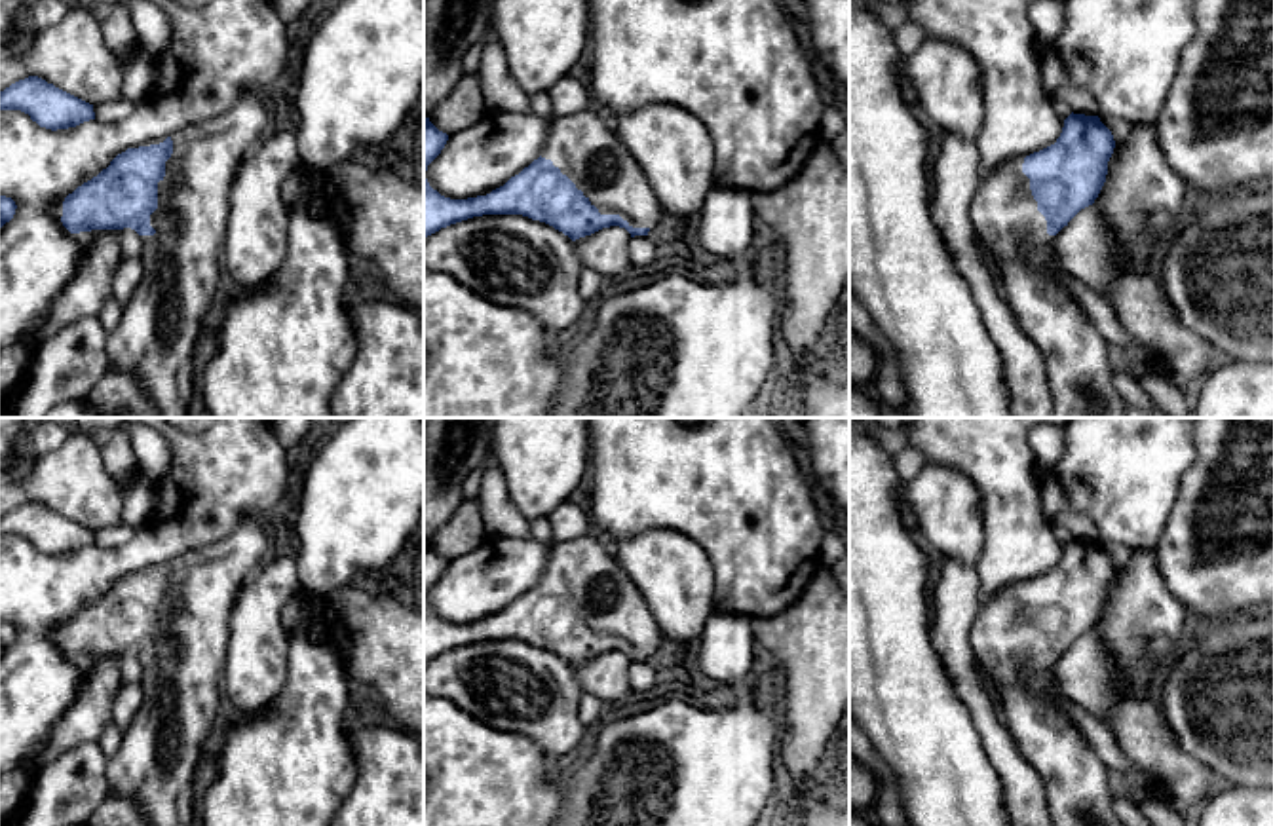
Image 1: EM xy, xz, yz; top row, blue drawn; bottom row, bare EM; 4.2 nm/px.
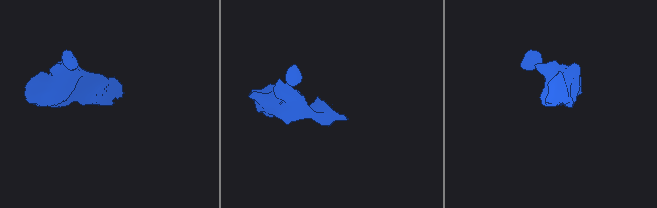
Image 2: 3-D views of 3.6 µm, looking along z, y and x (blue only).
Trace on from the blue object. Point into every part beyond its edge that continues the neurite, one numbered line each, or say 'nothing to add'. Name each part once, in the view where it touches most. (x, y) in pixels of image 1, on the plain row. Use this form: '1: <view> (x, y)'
1: xz (584, 572)

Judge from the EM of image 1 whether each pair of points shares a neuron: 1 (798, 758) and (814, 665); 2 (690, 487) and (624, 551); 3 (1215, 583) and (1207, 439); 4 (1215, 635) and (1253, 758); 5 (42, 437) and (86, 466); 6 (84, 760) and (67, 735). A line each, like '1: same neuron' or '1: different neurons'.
1: same neuron
2: different neurons
3: same neuron
4: same neuron
5: different neurons
6: different neurons

